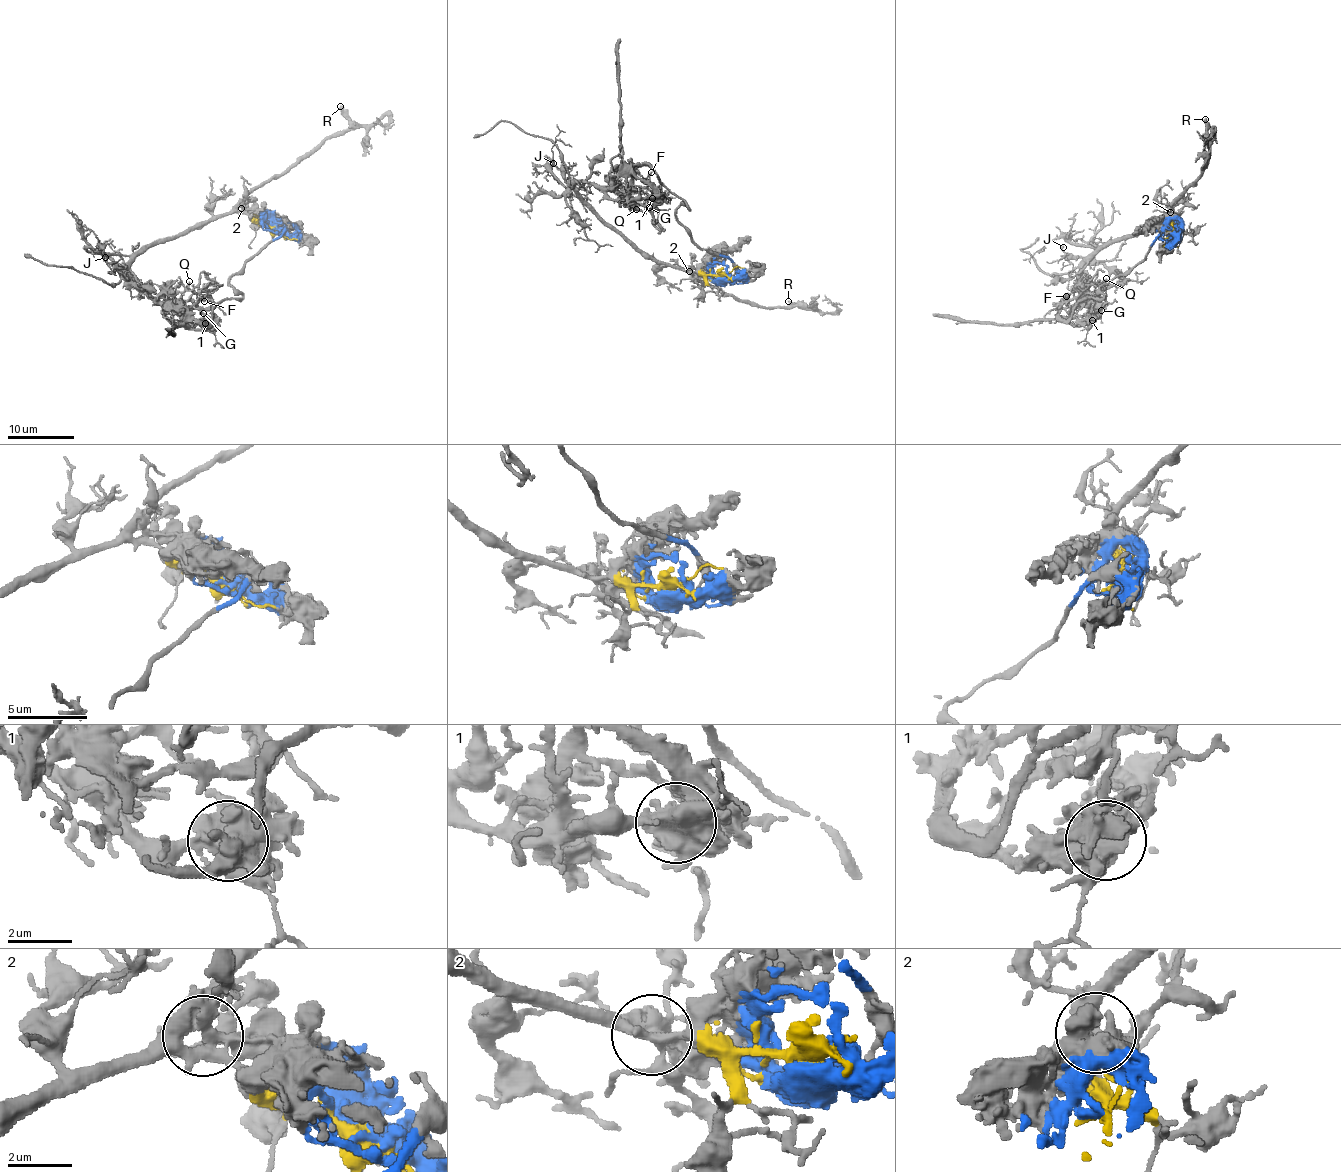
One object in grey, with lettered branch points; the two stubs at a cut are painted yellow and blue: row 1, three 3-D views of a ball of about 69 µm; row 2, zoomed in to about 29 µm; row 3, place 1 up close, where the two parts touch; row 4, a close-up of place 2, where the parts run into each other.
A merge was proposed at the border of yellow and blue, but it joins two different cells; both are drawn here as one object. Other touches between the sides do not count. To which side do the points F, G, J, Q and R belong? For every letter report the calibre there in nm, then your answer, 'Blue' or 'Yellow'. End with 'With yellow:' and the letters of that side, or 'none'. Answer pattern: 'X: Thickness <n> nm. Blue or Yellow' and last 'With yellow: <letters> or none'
F: Thickness 180 nm. Blue
G: Thickness 260 nm. Blue
J: Thickness 110 nm. Yellow
Q: Thickness 220 nm. Blue
R: Thickness 360 nm. Yellow
With yellow: J, R

